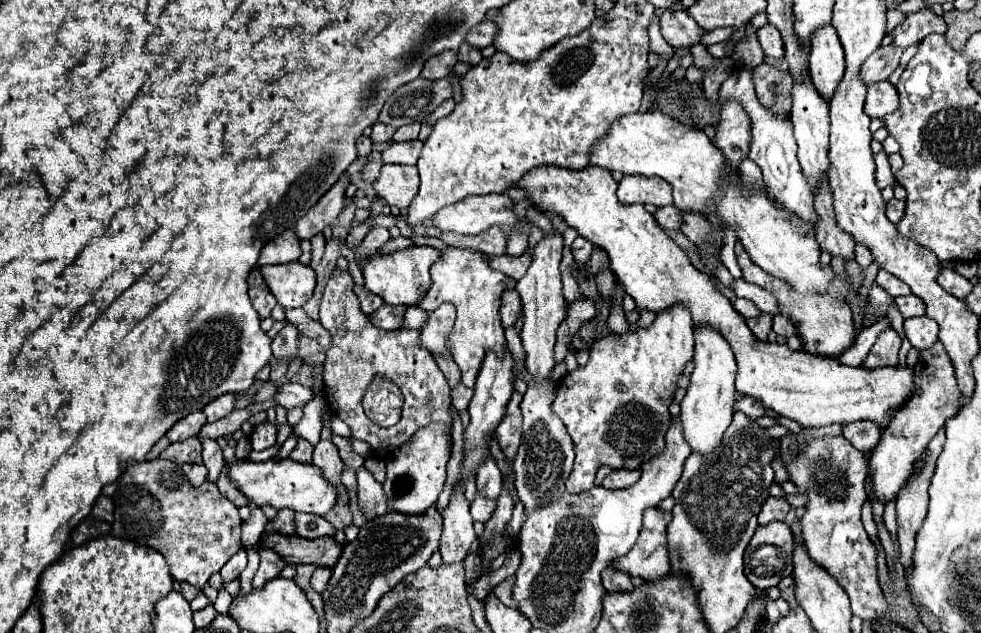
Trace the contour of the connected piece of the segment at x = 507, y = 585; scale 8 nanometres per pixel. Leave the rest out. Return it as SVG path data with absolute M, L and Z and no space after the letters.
M509 576L507 580L503 580L501 584L497 584L497 586L493 588L493 594L495 594L505 606L509 606L509 608L515 608L515 606L517 606L517 604L513 602L513 582L515 582L515 578Z

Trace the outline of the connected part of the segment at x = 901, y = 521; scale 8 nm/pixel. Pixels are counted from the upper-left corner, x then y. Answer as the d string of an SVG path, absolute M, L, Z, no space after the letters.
M941 428L927 446L927 460L923 470L913 474L897 494L897 524L899 524L897 542L899 542L899 562L905 568L905 576L909 576L909 566L913 564L915 536L927 514L927 502L929 502L927 488L935 470L935 460L943 450L943 442L945 442L945 430Z

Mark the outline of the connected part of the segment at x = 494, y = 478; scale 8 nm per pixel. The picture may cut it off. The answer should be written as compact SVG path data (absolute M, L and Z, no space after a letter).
M493 458L485 460L477 470L477 490L485 498L495 500L503 488L503 476Z

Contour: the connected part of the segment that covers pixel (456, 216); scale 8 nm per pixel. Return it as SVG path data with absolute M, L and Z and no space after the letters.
M483 194L463 198L453 206L445 206L433 216L433 226L459 234L481 234L489 226L513 228L517 216L513 214L513 200L505 194Z

